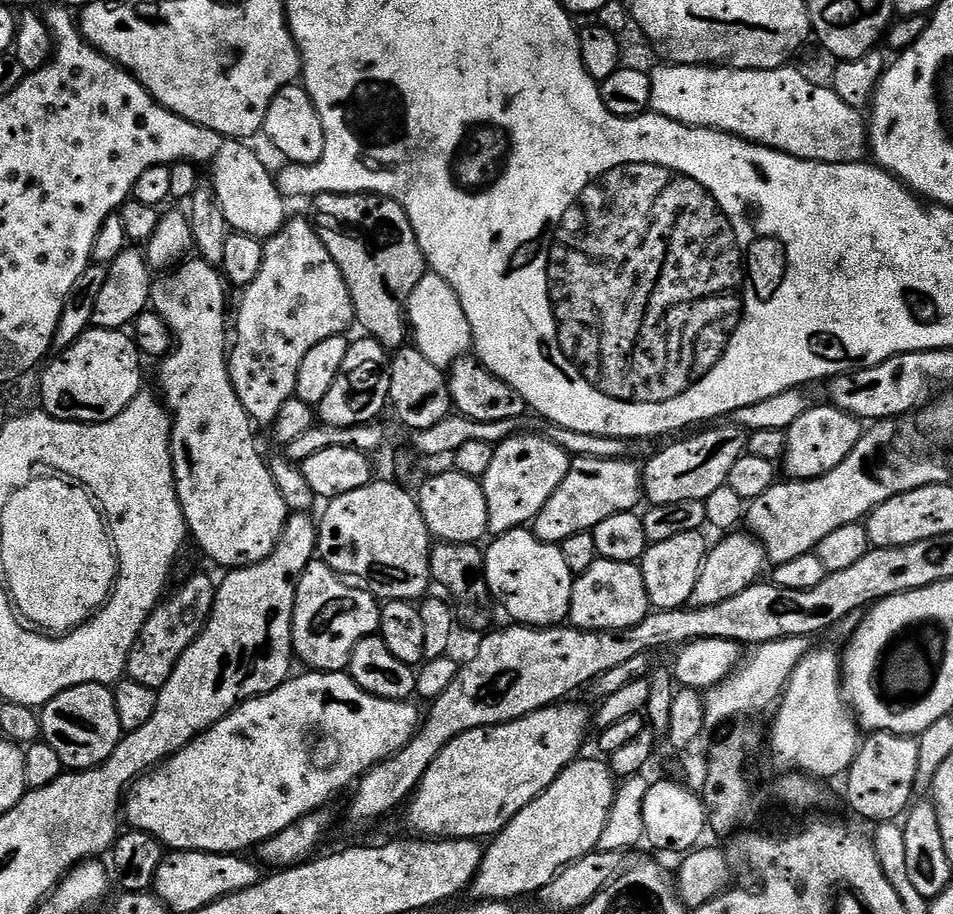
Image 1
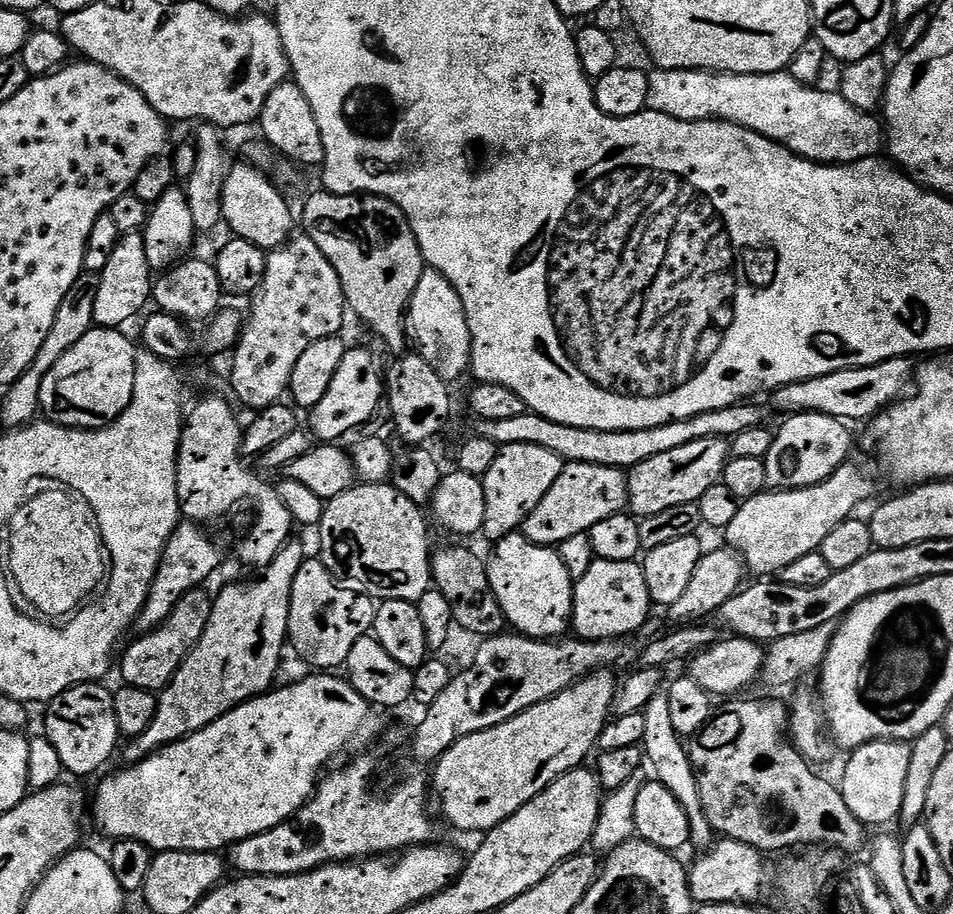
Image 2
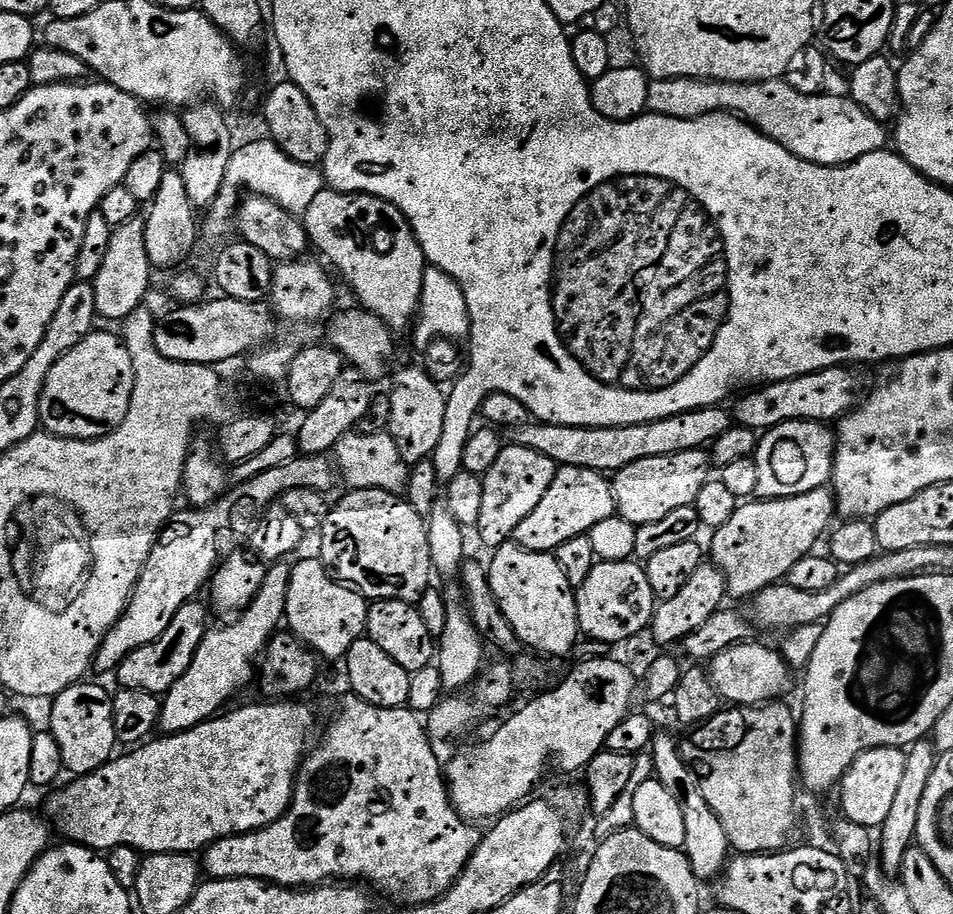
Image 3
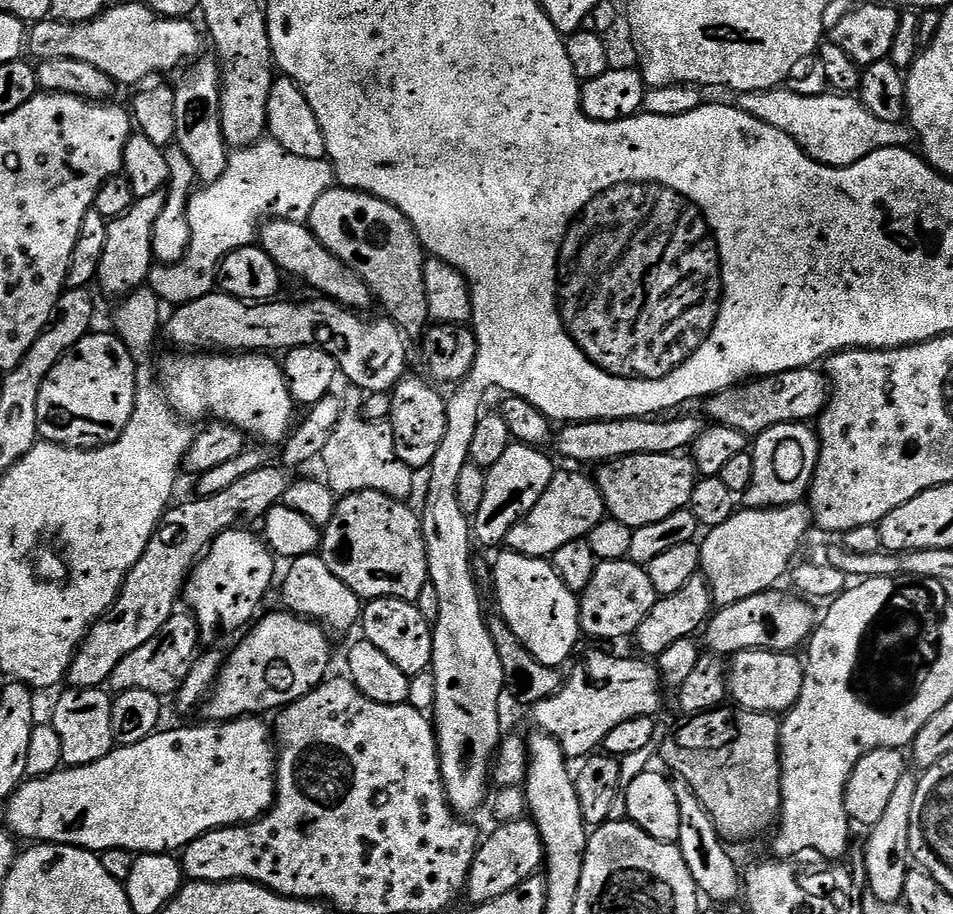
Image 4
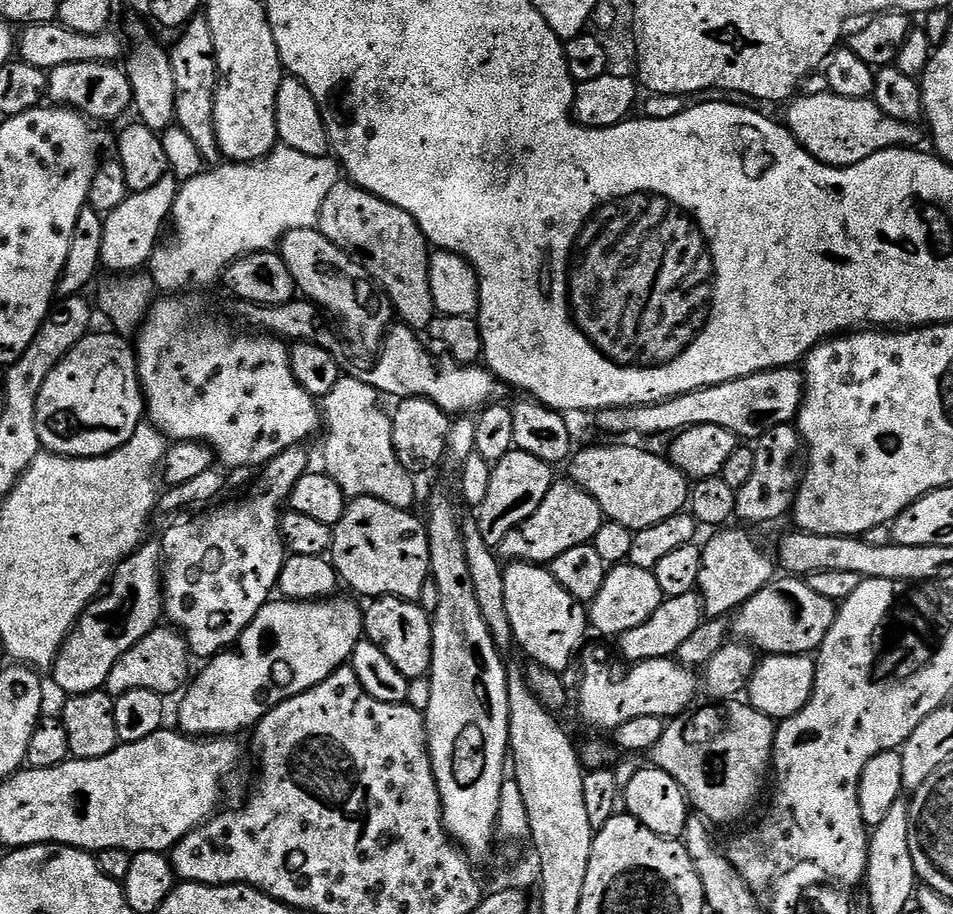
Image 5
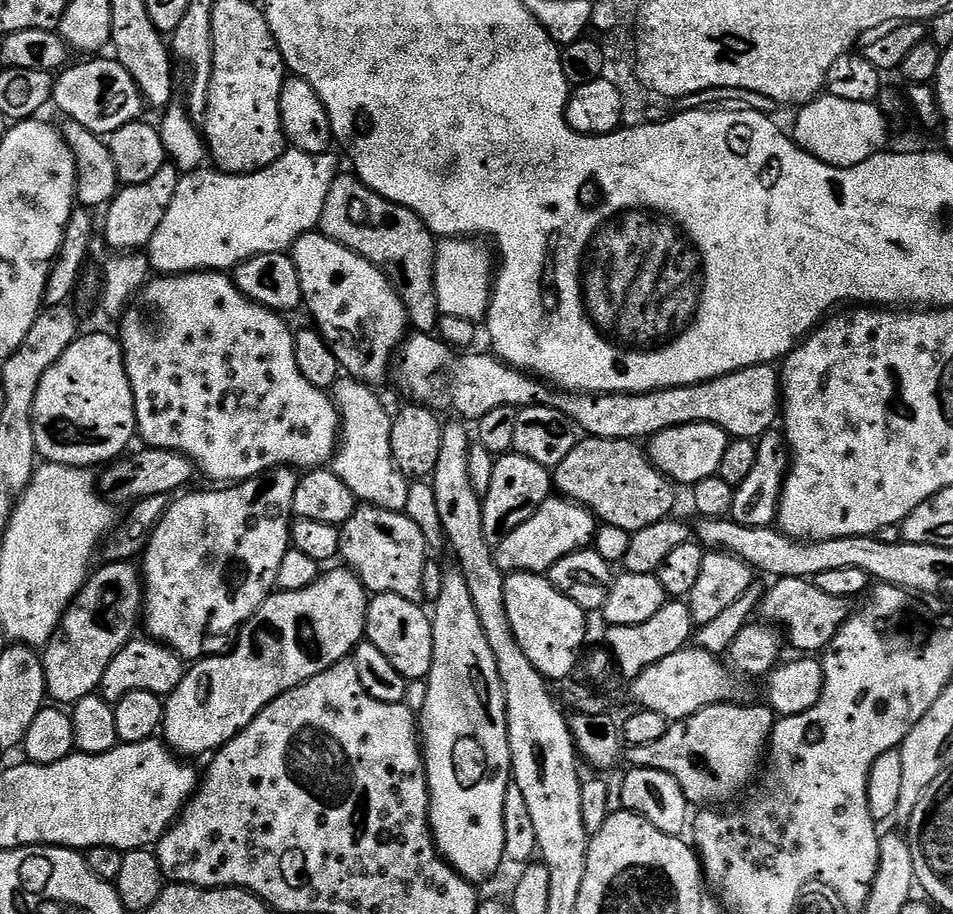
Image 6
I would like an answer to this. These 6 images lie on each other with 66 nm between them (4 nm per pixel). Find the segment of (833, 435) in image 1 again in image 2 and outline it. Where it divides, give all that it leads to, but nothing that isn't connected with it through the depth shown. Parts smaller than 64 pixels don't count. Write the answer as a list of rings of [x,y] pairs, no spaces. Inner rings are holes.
[[[798,412],[789,415],[785,420],[788,421],[780,429],[775,429],[770,450],[763,458],[769,489],[809,488],[821,484],[842,465],[849,463],[852,432],[845,421],[817,412]]]

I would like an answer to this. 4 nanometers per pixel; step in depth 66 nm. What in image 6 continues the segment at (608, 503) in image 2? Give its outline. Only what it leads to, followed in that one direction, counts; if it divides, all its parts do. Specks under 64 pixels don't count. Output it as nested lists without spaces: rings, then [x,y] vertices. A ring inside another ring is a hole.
[[[559,494],[548,497],[546,502],[518,530],[506,534],[502,542],[495,545],[494,555],[501,572],[538,572],[548,573],[562,558],[570,554],[587,549],[596,539],[598,521],[592,511],[576,504],[573,500],[566,500]]]

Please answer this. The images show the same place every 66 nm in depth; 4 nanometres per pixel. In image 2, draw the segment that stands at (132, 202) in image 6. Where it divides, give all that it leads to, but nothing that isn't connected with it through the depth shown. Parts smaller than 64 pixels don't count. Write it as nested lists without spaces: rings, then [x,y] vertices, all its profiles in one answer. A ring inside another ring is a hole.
[[[125,231],[120,237],[118,246],[114,246],[114,254],[110,254],[110,262],[98,274],[98,299],[94,301],[94,325],[101,328],[123,329],[154,296],[154,273],[146,262],[146,246],[143,235],[139,231]]]

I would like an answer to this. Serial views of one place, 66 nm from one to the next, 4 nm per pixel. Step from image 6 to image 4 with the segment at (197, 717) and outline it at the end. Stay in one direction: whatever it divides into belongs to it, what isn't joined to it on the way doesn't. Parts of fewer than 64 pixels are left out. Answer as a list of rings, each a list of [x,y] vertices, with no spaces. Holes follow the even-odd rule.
[[[287,610],[263,616],[251,625],[249,636],[223,661],[214,691],[202,705],[202,712],[208,715],[205,717],[209,721],[259,717],[264,714],[260,712],[275,713],[313,692],[329,675],[332,644],[328,641],[329,633],[317,621]]]

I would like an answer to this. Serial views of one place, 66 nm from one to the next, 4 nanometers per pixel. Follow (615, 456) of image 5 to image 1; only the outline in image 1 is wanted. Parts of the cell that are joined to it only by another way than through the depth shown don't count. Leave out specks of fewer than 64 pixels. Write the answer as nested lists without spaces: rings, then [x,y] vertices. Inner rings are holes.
[[[720,426],[685,435],[680,438],[685,440],[668,444],[661,452],[654,453],[648,461],[643,461],[644,500],[649,505],[666,506],[670,502],[704,501],[710,498],[710,494],[714,494],[714,490],[727,485],[730,470],[734,470],[734,462],[746,455],[749,433],[735,426],[716,427]]]

